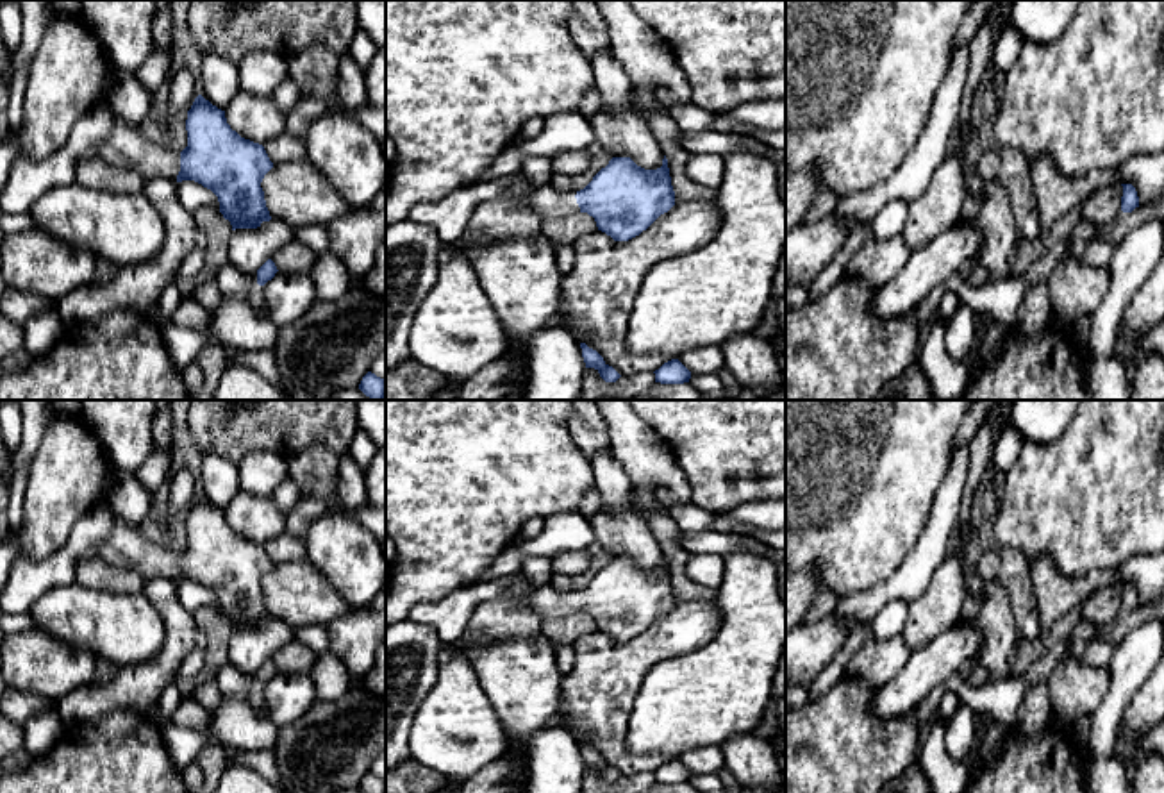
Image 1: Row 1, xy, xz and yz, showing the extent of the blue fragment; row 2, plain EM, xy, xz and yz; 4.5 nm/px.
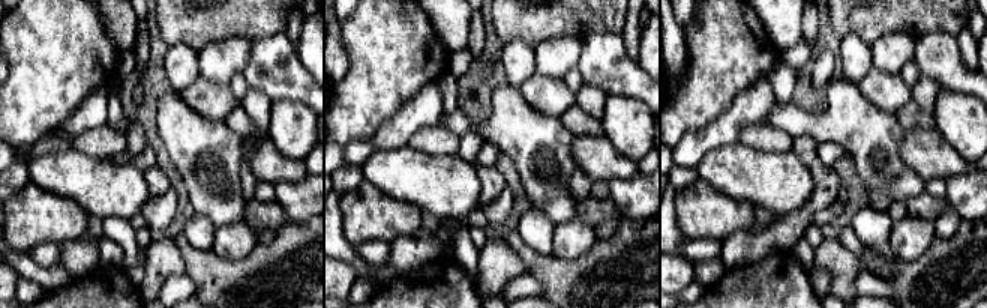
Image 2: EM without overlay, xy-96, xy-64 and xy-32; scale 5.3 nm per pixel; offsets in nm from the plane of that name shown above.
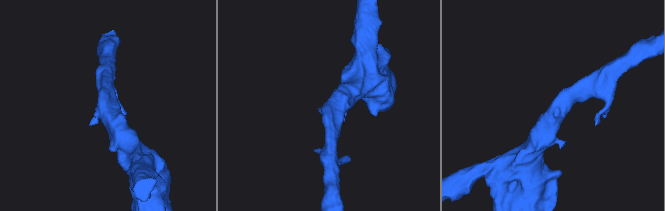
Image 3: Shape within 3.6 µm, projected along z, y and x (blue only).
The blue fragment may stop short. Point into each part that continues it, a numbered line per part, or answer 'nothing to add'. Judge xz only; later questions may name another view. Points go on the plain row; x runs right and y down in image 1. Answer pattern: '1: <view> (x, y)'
1: xz (548, 602)

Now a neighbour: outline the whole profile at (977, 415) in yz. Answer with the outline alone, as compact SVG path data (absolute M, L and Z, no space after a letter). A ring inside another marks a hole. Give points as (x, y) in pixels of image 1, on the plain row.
M975 400L964 414L959 430L955 434L953 448L969 443L978 429L987 422L994 400Z

